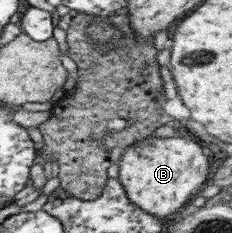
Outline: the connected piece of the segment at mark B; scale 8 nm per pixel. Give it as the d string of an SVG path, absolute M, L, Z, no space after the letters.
M151 134L137 142L123 149L117 166L119 183L129 201L145 214L171 217L195 198L207 183L209 161L199 145L181 135L161 138Z

